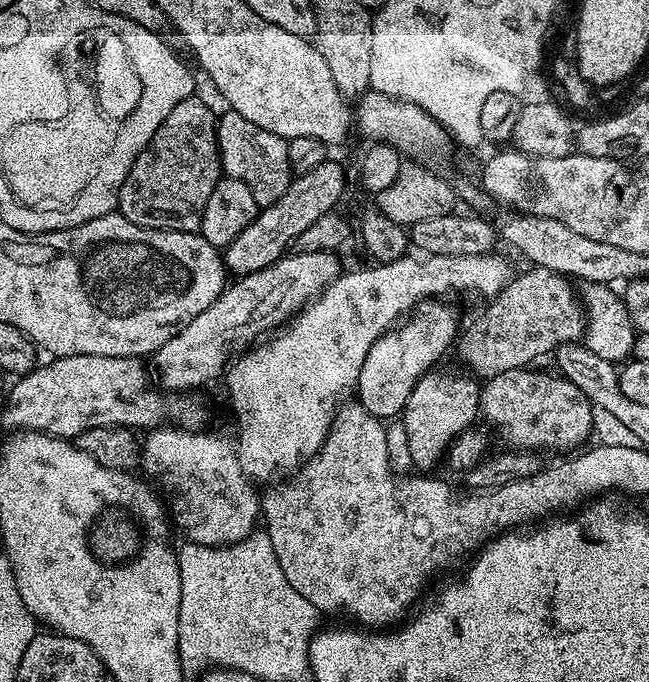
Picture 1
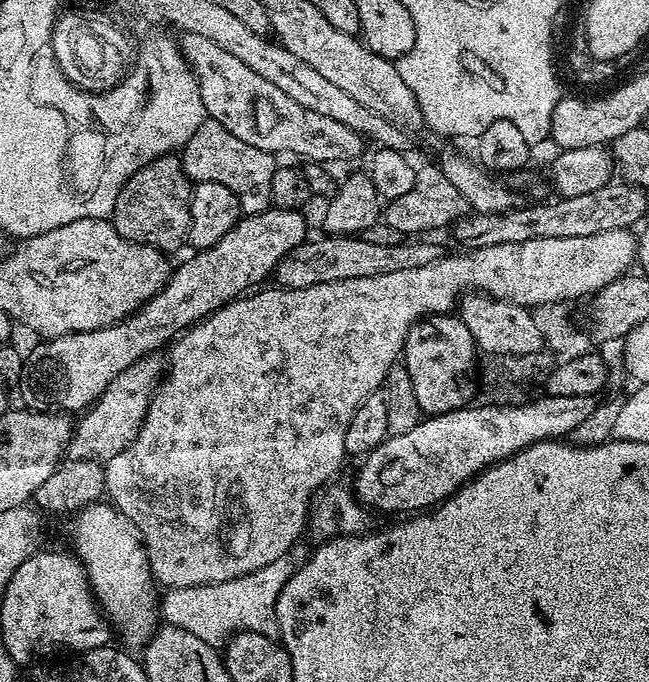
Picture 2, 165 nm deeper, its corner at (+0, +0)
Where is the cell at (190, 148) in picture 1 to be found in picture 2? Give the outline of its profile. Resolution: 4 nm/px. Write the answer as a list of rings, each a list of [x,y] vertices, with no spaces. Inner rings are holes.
[[[179,155],[159,156],[142,170],[131,173],[121,183],[118,202],[114,202],[110,222],[122,238],[172,254],[180,243],[183,245],[188,239],[193,187],[193,181],[184,173]]]

